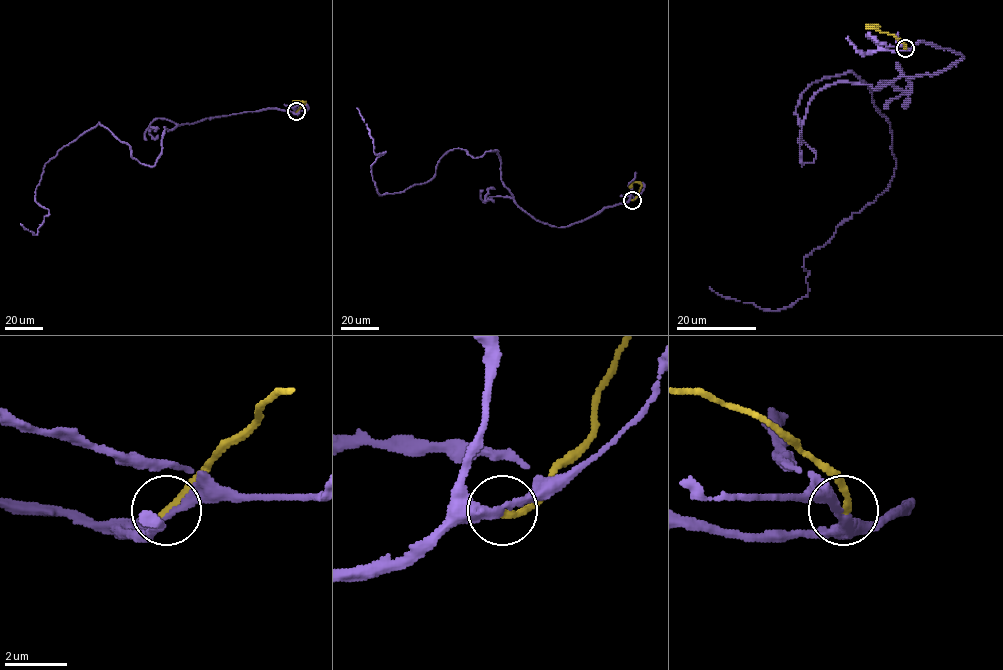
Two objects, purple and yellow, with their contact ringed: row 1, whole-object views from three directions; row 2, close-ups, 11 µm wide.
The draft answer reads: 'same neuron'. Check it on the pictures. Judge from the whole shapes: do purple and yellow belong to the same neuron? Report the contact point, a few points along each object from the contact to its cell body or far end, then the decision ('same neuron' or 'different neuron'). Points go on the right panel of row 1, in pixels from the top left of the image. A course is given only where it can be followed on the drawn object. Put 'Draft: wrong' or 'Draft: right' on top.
Draft: wrong
(905, 48) | purple via (904, 48), (963, 58), (826, 85), (802, 165), (800, 96), (852, 72), (895, 160), (808, 293), (709, 287) | yellow via (904, 48), (894, 36), (867, 26), (879, 26) | different neuron

